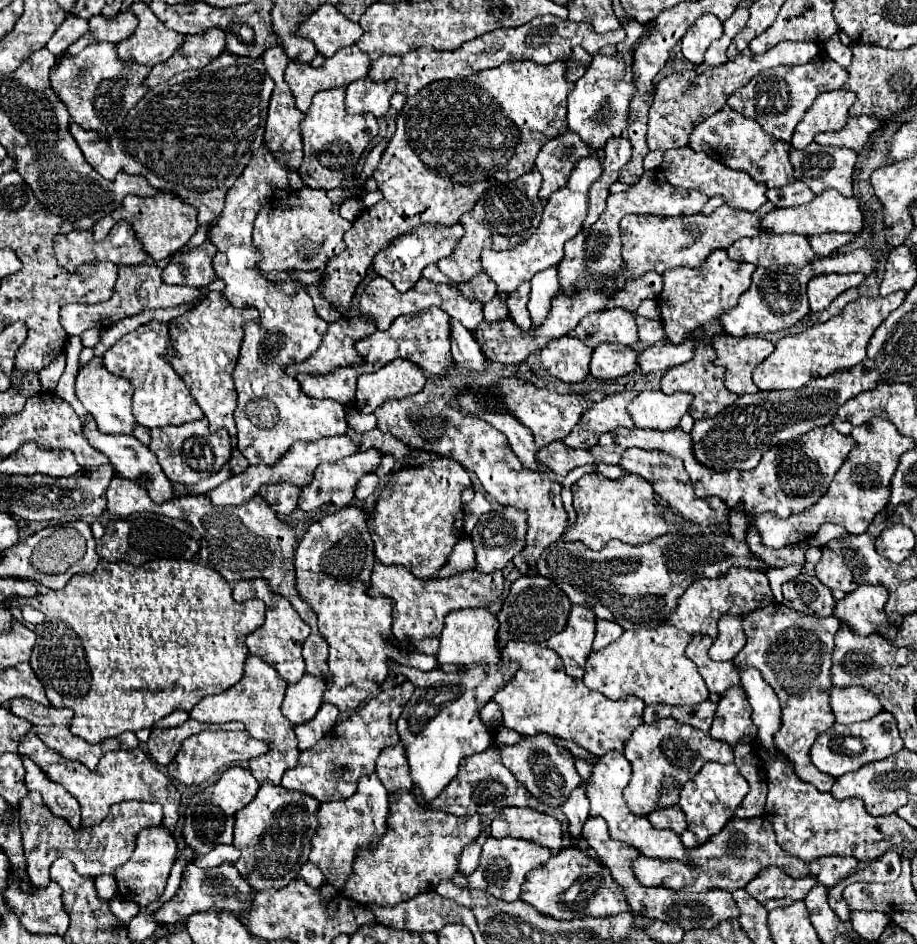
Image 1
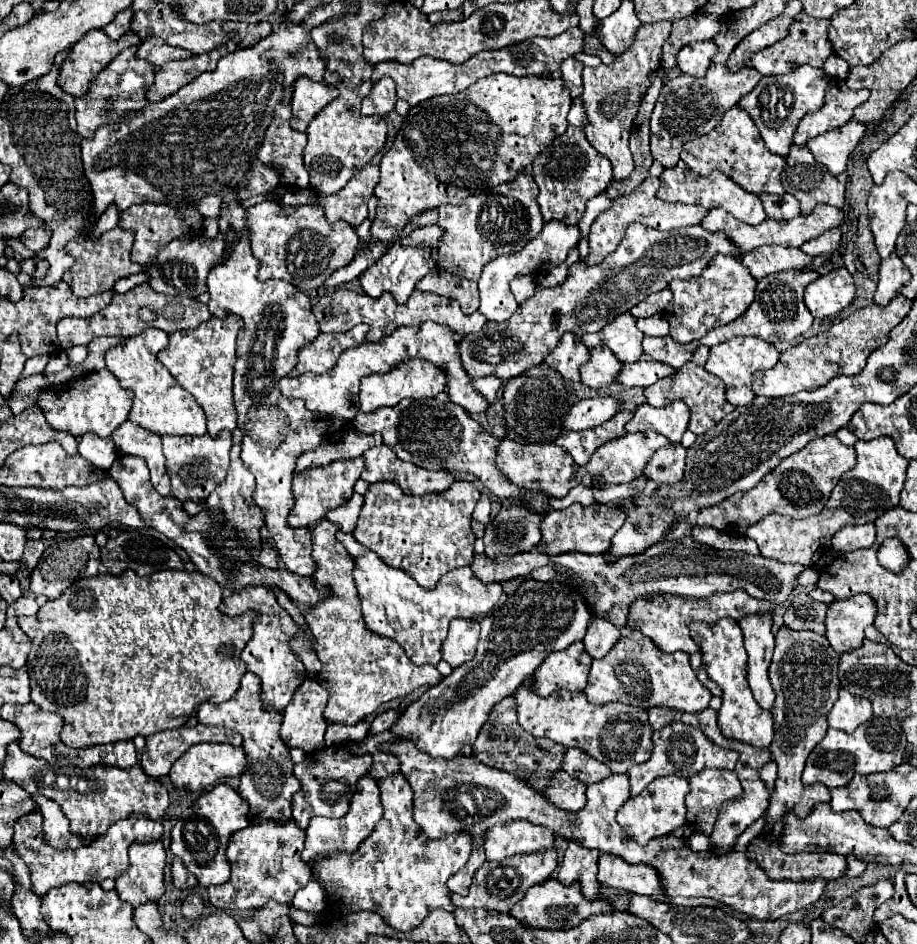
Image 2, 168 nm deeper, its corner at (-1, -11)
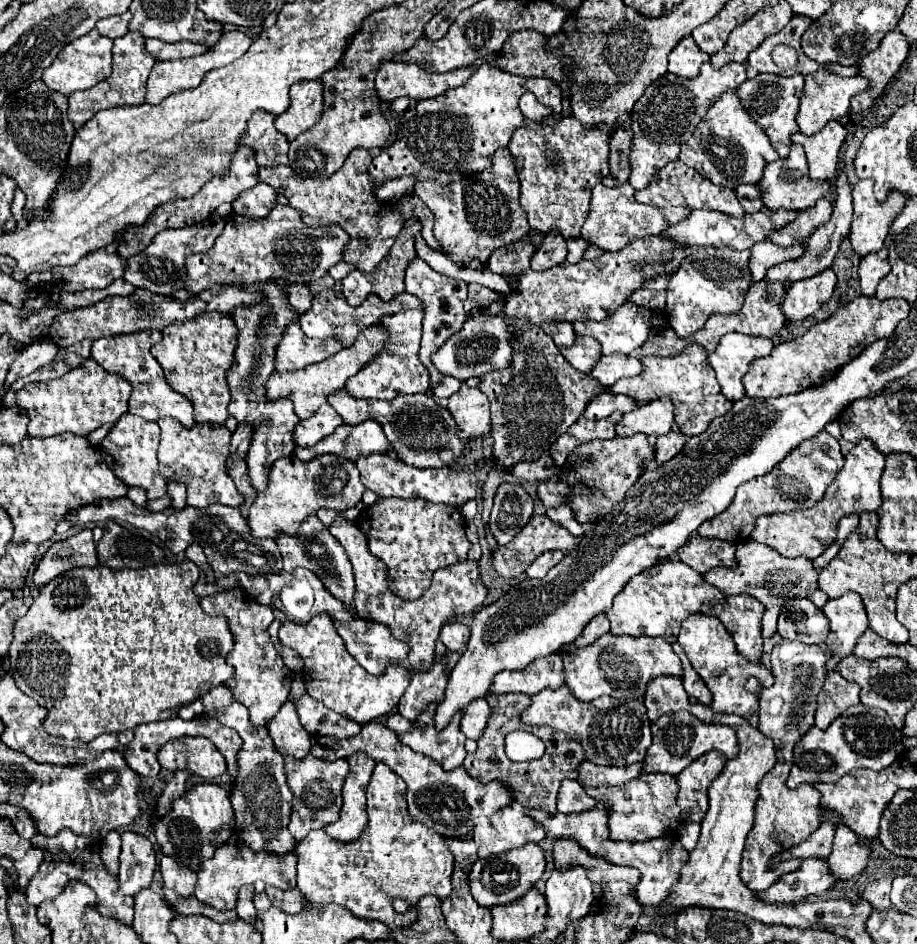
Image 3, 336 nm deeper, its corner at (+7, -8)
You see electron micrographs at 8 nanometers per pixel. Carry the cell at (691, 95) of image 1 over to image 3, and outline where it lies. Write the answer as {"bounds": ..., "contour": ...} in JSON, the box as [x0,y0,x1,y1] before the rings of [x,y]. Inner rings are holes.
{"bounds":[630,63,746,189],"contour":[[[704,63],[700,75],[694,79],[680,79],[672,73],[666,73],[664,77],[656,79],[630,113],[630,127],[634,131],[634,141],[630,149],[630,183],[636,189],[644,189],[656,171],[678,159],[680,145],[692,137],[692,129],[702,121],[706,111],[724,91],[738,89],[742,81],[746,81],[746,71],[742,63],[728,63],[722,69],[714,69],[710,63]]]}

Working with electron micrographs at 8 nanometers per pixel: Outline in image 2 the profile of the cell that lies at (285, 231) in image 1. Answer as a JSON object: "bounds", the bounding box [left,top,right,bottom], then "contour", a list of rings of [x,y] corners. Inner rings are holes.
{"bounds":[246,202,358,290],"contour":[[[262,202],[246,210],[252,254],[260,260],[258,280],[286,280],[300,290],[316,290],[338,268],[352,262],[358,246],[358,234],[348,222],[328,224],[320,206],[286,206],[280,202]]]}

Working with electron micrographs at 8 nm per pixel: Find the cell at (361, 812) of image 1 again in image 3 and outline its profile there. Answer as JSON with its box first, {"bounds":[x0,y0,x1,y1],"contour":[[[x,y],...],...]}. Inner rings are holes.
{"bounds":[326,753,376,843],"contour":[[[354,753],[346,761],[350,763],[350,773],[342,789],[344,805],[340,809],[340,819],[326,825],[326,833],[342,843],[354,841],[366,827],[366,787],[376,767],[376,763],[370,761],[370,757],[366,757],[364,753]]]}

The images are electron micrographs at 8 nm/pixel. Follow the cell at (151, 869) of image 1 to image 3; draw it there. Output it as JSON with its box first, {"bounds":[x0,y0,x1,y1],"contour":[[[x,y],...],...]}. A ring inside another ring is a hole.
{"bounds":[120,833,156,895],"contour":[[[138,833],[122,835],[120,853],[120,889],[126,895],[136,895],[150,887],[156,869],[156,853],[152,843]]]}

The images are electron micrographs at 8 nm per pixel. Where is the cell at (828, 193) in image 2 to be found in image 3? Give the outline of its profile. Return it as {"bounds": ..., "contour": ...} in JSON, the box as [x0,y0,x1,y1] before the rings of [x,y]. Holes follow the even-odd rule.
{"bounds":[758,145,830,211],"contour":[[[792,145],[790,155],[786,159],[778,159],[770,165],[766,165],[762,179],[758,181],[758,189],[762,193],[762,203],[766,209],[790,209],[790,211],[800,211],[800,209],[808,209],[812,207],[818,199],[824,197],[824,193],[830,189],[828,183],[824,181],[816,181],[808,177],[808,169],[806,169],[806,155],[802,145]]]}

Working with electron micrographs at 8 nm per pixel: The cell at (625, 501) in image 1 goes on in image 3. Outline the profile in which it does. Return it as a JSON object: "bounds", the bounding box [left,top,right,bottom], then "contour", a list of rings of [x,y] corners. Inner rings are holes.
{"bounds":[492,515,580,577],"contour":[[[534,515],[526,523],[526,527],[520,529],[520,533],[508,545],[498,547],[494,551],[492,563],[494,563],[494,569],[496,569],[498,575],[502,575],[502,577],[520,577],[540,553],[544,553],[544,551],[556,551],[556,549],[560,549],[560,551],[566,553],[566,551],[570,551],[570,549],[574,549],[578,545],[578,539],[580,537],[570,535],[560,523],[554,523],[546,515]]]}

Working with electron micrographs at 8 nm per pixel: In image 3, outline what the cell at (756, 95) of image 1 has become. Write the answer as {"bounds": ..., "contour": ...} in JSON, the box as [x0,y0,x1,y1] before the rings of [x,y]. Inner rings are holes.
{"bounds":[738,75,804,157],"contour":[[[756,75],[746,79],[738,87],[738,97],[748,111],[748,115],[766,131],[766,135],[772,141],[772,147],[778,151],[780,157],[786,157],[790,151],[790,137],[798,131],[796,125],[796,113],[798,113],[798,101],[804,89],[804,77],[774,77],[774,75]]]}

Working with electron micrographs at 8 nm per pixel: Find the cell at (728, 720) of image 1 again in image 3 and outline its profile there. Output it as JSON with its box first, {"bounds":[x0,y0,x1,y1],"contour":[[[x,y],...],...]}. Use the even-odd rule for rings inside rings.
{"bounds":[678,613,774,727],"contour":[[[702,613],[690,615],[680,627],[678,643],[684,649],[684,653],[688,655],[694,671],[700,675],[700,679],[710,689],[710,693],[714,697],[712,709],[716,713],[738,713],[738,715],[746,717],[750,721],[750,725],[758,727],[758,693],[746,691],[744,685],[750,677],[756,677],[760,681],[762,689],[766,689],[774,683],[772,671],[760,663],[752,663],[746,657],[742,657],[736,651],[736,645],[732,641],[730,633],[726,631],[726,627],[718,621],[718,617],[712,617],[712,615],[702,615]]]}

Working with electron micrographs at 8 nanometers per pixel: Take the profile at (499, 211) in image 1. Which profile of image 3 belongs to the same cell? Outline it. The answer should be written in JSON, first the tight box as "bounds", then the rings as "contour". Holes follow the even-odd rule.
{"bounds":[414,147,530,267],"contour":[[[506,147],[494,153],[488,169],[450,185],[438,185],[434,179],[416,181],[414,193],[434,213],[434,237],[458,267],[484,267],[496,249],[520,241],[530,231],[518,201],[520,181],[514,171],[514,157]]]}

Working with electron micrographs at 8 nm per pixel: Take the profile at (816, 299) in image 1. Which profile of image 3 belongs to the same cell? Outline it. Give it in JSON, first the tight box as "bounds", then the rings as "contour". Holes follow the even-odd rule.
{"bounds":[782,269,836,323],"contour":[[[826,269],[812,279],[802,279],[786,291],[782,299],[782,315],[786,323],[798,323],[818,311],[834,293],[836,275],[832,269]]]}

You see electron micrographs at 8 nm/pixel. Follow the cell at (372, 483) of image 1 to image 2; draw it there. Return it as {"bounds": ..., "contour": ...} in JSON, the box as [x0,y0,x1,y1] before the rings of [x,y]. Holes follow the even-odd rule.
{"bounds":[326,494,364,532],"contour":[[[352,494],[352,498],[350,498],[342,508],[336,508],[334,512],[328,512],[326,518],[328,518],[330,522],[340,524],[340,528],[342,528],[344,532],[352,532],[352,530],[356,528],[356,520],[358,520],[358,516],[360,516],[362,500],[364,500],[364,496]]]}

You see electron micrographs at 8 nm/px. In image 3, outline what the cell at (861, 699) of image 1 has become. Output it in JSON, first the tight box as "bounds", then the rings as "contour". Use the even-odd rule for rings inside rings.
{"bounds":[814,671,860,731],"contour":[[[828,671],[824,687],[816,697],[818,709],[814,715],[814,719],[816,719],[814,725],[824,731],[834,721],[834,717],[838,717],[844,709],[860,703],[858,693],[860,693],[860,689],[856,683],[842,679],[838,671]]]}

